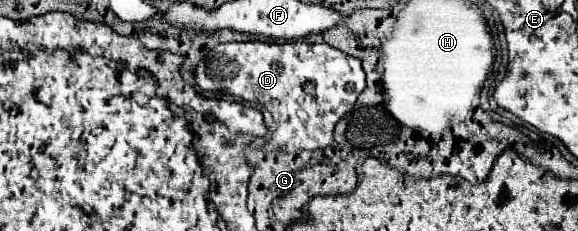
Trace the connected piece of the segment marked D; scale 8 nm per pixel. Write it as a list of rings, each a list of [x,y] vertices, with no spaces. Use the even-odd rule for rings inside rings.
[[[233,42],[215,46],[193,70],[195,82],[203,92],[221,90],[225,94],[241,96],[245,102],[253,102],[265,108],[275,120],[275,132],[261,146],[263,152],[299,154],[301,150],[325,150],[333,144],[333,130],[341,118],[345,118],[357,96],[365,90],[365,72],[361,60],[329,46],[329,44],[307,44],[307,42]]]

